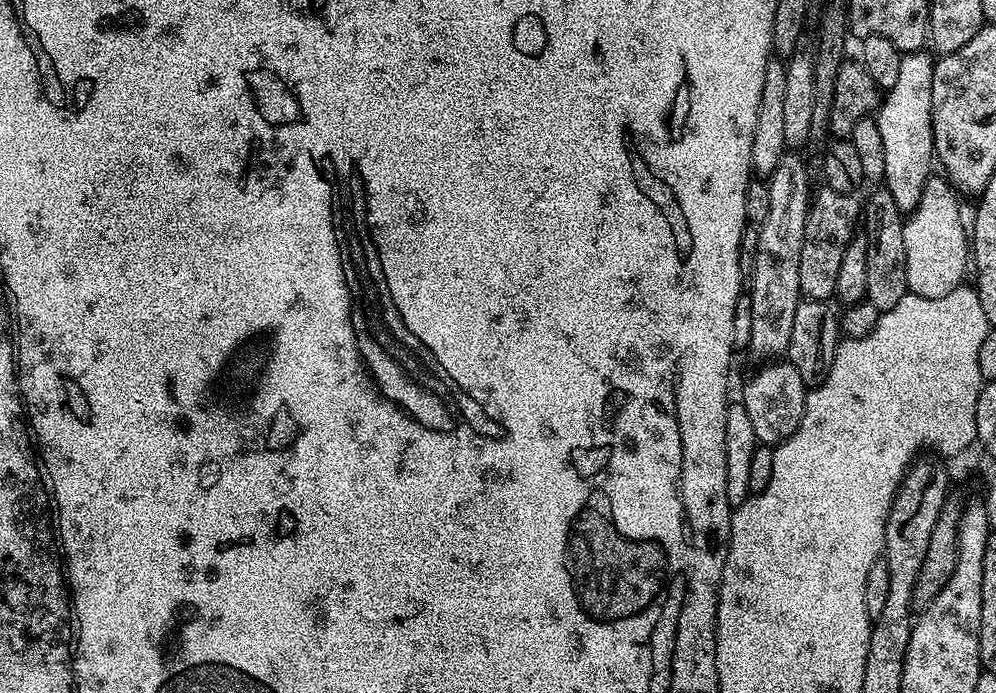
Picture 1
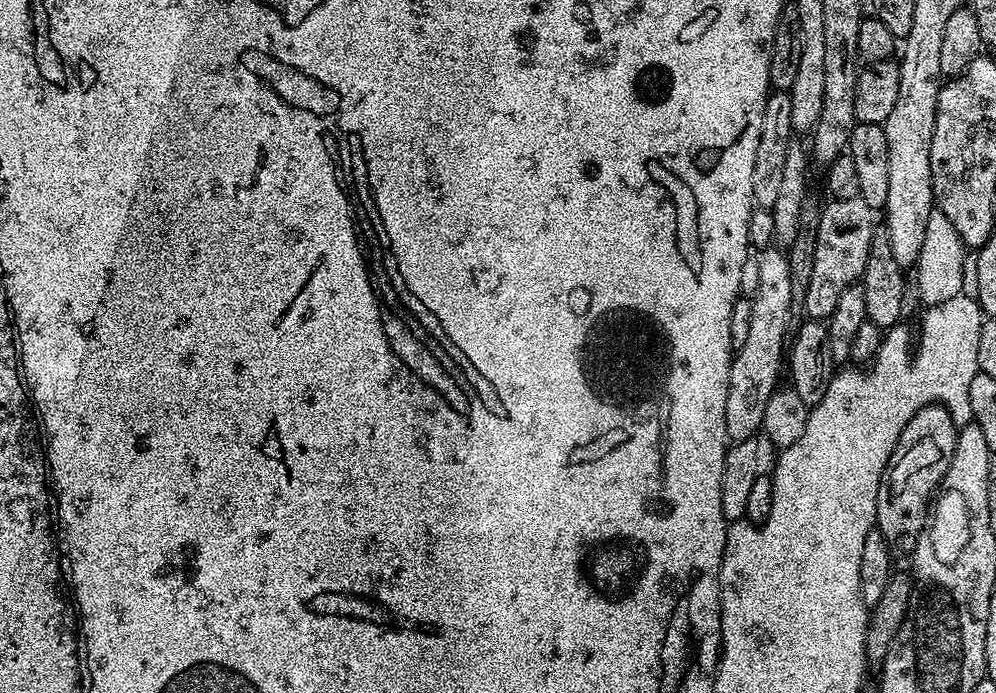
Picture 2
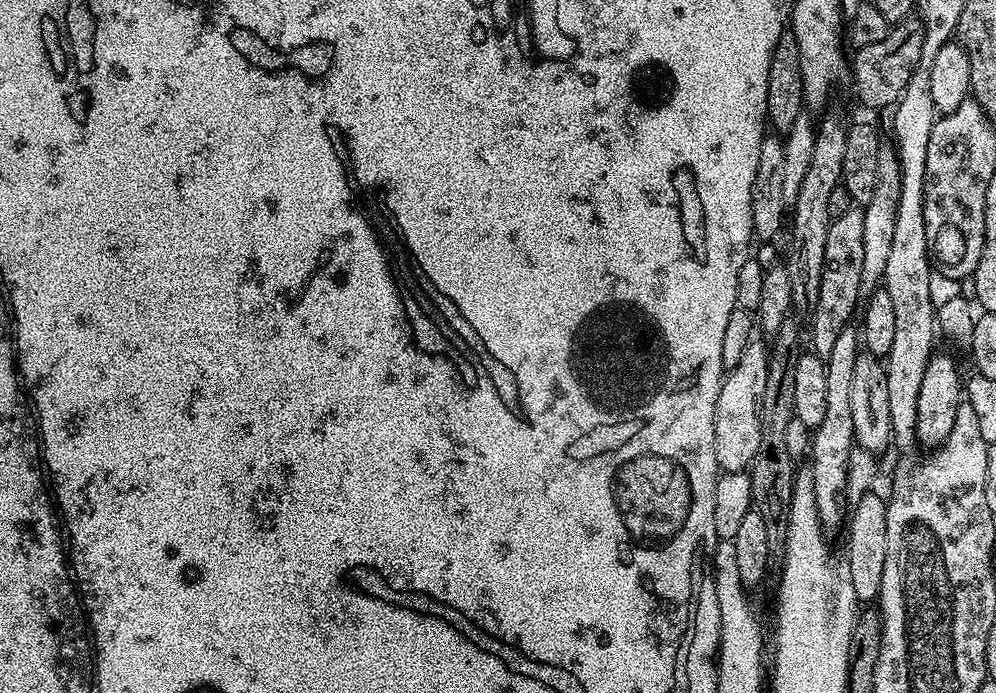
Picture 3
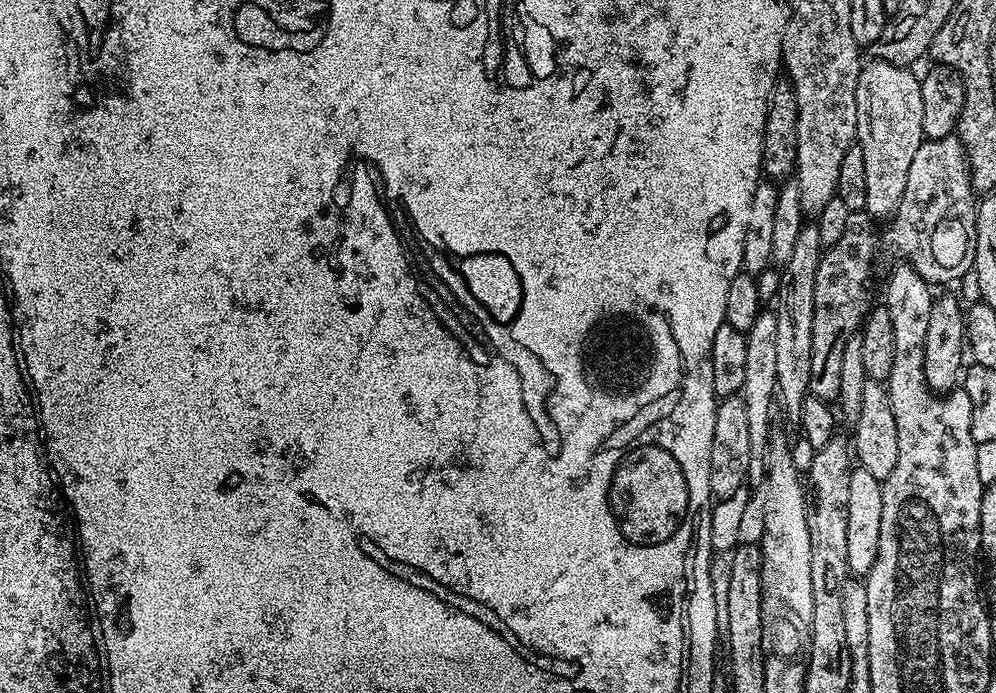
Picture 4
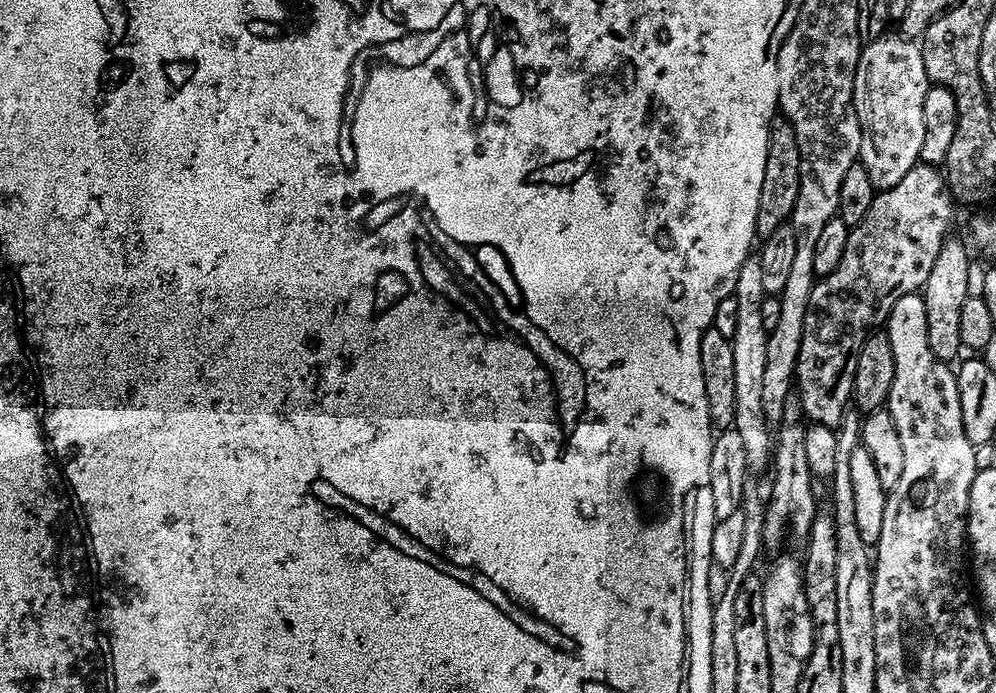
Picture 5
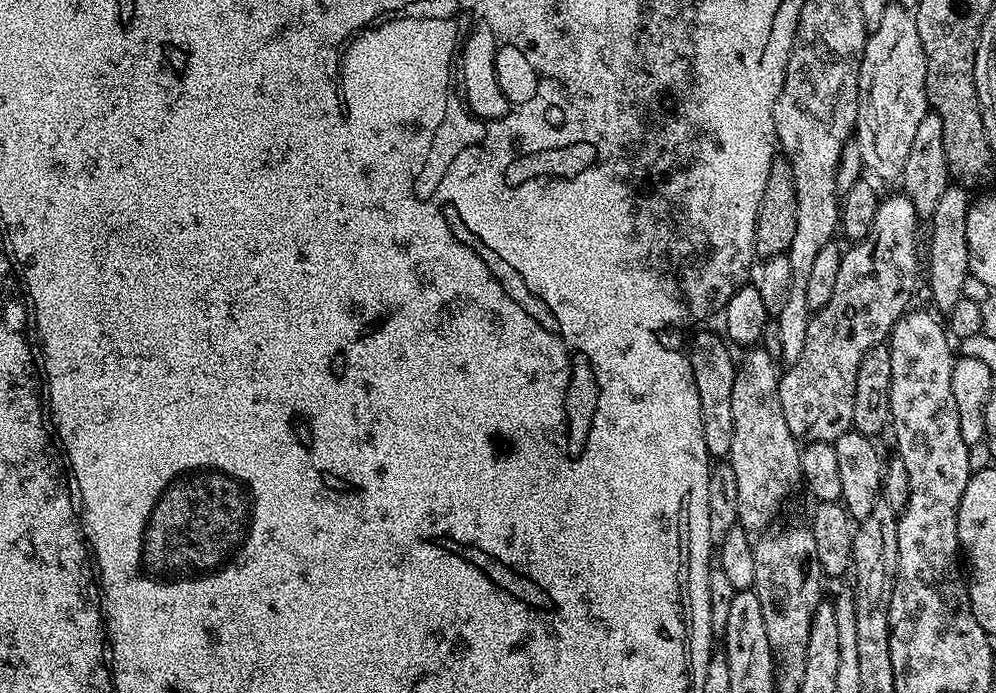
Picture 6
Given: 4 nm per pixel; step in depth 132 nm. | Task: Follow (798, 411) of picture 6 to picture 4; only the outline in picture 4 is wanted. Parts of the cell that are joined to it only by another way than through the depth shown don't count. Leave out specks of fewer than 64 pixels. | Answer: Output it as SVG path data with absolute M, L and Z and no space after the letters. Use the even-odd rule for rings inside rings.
M953 134L937 140L925 140L918 146L906 178L906 190L896 212L887 221L888 240L901 261L912 265L929 285L948 284L973 271L976 262L976 210L977 193L972 191L968 159L959 136ZM852 212L842 238L838 238L838 242L821 255L818 274L814 278L814 350L810 365L810 393L829 402L840 399L838 386L842 383L842 350L846 350L846 342L861 331L864 317L870 311L868 283L872 280L872 263L876 260L876 247L880 244L872 224L875 224L873 217L867 212Z

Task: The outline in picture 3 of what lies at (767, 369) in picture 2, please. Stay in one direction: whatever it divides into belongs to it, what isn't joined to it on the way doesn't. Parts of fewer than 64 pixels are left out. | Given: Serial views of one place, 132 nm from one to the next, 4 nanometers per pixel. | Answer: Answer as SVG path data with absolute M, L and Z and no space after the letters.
M753 338L738 366L727 369L714 406L714 458L720 472L743 472L754 462L762 435L759 426L760 399L767 378L769 345Z

